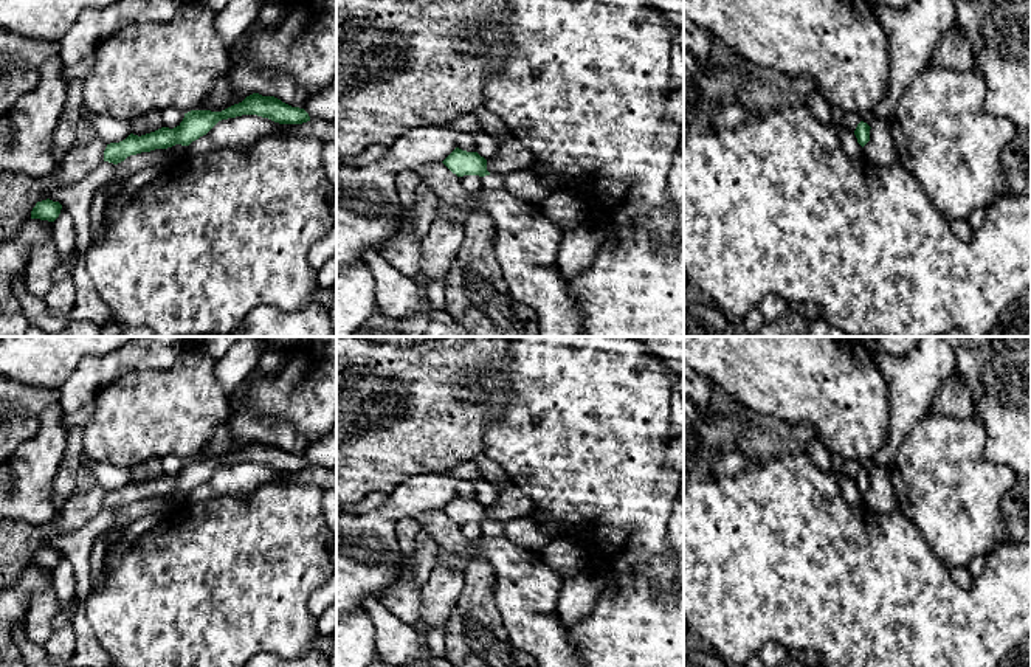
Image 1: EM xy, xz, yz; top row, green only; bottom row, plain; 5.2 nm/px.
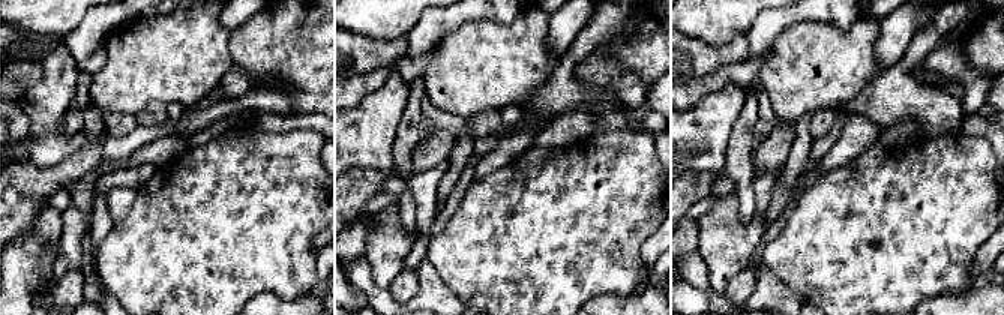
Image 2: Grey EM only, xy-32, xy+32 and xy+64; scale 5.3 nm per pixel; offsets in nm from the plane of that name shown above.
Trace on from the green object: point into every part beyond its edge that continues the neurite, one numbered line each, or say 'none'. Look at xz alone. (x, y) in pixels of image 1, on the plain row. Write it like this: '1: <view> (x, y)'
none

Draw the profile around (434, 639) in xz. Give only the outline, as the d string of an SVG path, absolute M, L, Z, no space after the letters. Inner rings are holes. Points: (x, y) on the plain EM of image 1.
M428 628L425 644L431 655L437 658L445 658L445 628Z

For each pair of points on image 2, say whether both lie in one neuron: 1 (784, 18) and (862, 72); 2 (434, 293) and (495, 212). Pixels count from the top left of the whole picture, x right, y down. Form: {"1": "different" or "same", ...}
{"1": "different", "2": "different"}

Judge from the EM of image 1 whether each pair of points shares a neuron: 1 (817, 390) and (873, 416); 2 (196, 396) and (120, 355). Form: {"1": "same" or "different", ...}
{"1": "same", "2": "different"}

